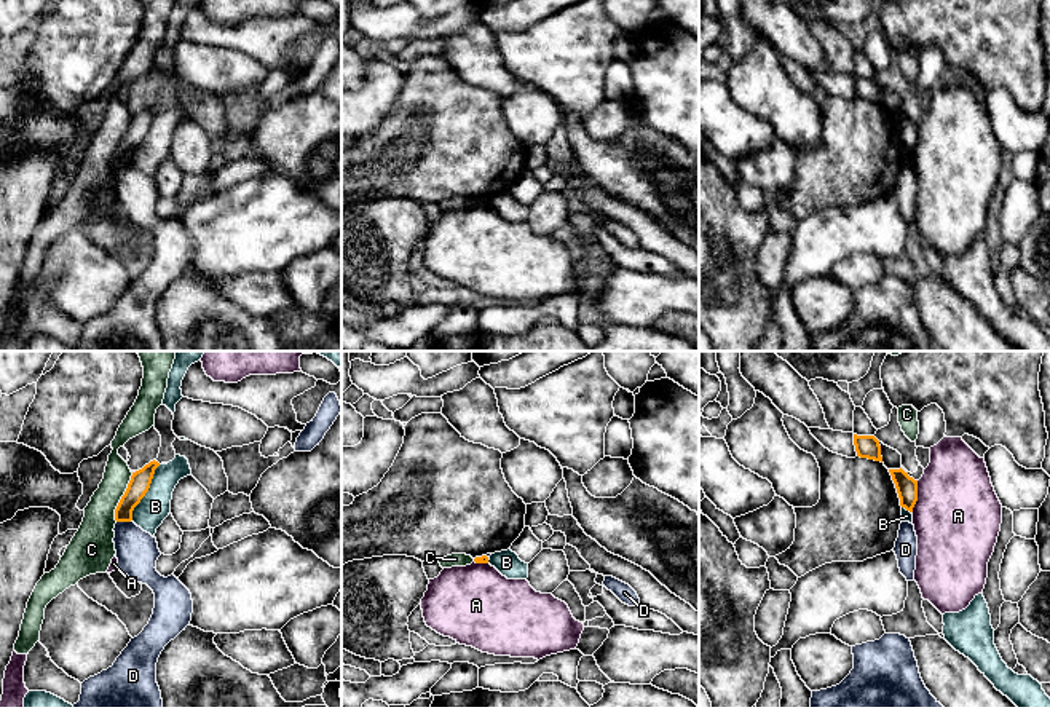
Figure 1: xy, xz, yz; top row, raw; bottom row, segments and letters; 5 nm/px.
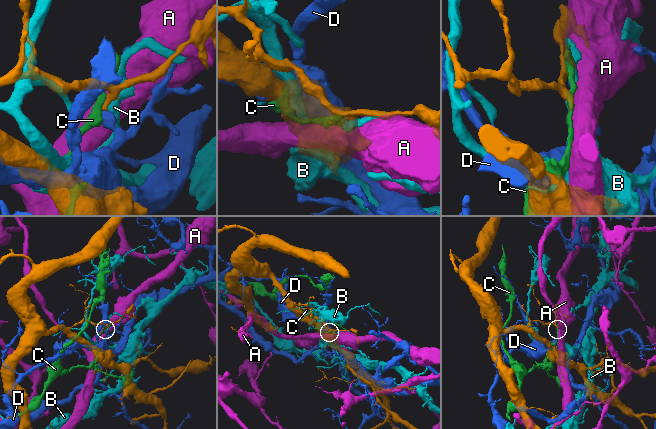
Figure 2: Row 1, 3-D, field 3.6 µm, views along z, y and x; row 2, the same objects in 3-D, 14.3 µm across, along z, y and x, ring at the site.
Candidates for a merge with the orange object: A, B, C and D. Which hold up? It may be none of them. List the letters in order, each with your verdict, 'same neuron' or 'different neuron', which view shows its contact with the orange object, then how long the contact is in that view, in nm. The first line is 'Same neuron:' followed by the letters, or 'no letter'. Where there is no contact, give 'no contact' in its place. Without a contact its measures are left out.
Same neuron: no letter
A: different neuron; contact in yz; length 170 nm
B: different neuron; contact in xy; length 320 nm
C: different neuron; contact in xy; length 260 nm
D: different neuron; contact in xy; length 80 nm

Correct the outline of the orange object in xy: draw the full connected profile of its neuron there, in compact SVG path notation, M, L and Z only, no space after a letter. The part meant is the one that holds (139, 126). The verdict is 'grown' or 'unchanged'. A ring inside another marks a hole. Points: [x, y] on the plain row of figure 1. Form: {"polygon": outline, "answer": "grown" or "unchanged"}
{"polygon": "M153 102L148 107L145 107L142 112L132 115L128 131L115 152L116 164L132 163L132 153L148 134L155 112L158 109L160 105Z", "answer": "unchanged"}

